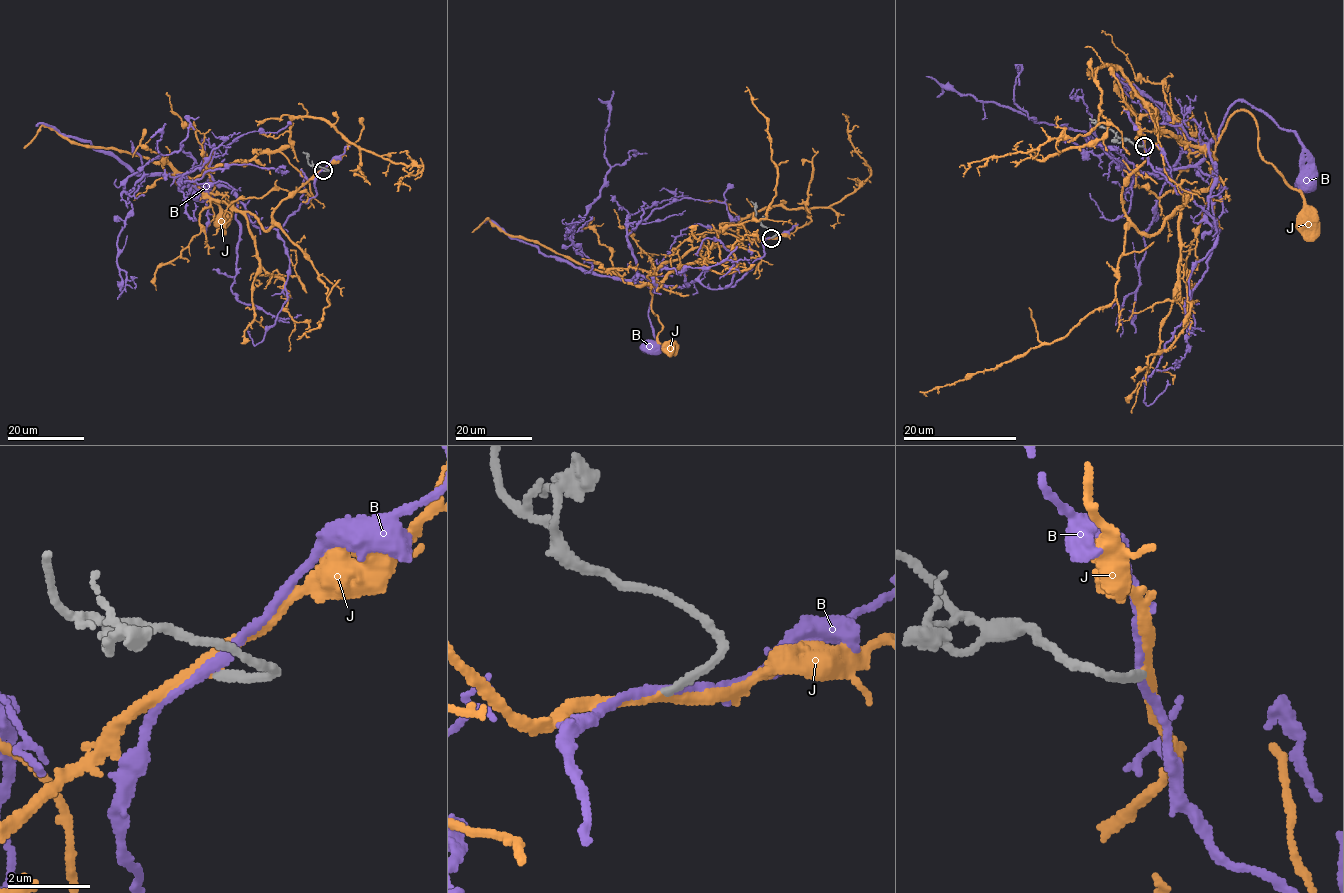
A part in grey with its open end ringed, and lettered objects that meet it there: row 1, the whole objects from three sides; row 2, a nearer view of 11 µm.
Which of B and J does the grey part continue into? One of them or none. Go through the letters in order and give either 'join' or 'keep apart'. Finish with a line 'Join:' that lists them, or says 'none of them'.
B: keep apart
J: join
Join: J

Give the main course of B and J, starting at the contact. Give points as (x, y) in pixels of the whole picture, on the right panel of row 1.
B: (1143, 145), (1218, 232), (1206, 218), (1209, 144), (1236, 101), (1296, 135), (1307, 184)
J: (1144, 145), (1121, 203), (1141, 232), (1211, 185), (1216, 142), (1240, 110), (1304, 218)

